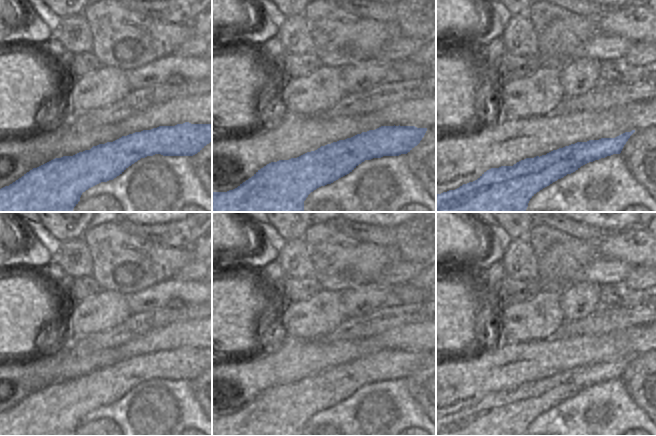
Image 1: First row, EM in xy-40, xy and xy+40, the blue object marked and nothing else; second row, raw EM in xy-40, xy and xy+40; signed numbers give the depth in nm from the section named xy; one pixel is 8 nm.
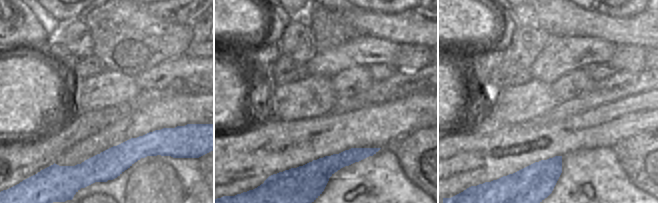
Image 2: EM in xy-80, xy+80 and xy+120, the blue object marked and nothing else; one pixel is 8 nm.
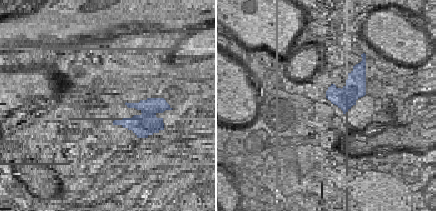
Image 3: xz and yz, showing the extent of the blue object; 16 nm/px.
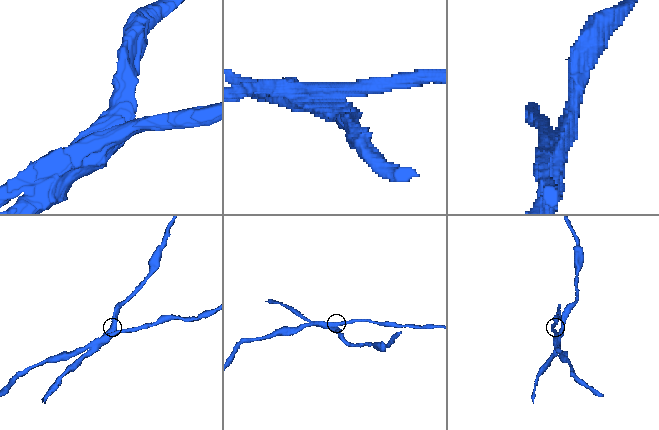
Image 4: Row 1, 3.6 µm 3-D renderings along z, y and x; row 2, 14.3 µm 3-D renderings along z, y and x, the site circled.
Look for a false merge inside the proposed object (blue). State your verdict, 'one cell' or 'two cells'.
two cells

